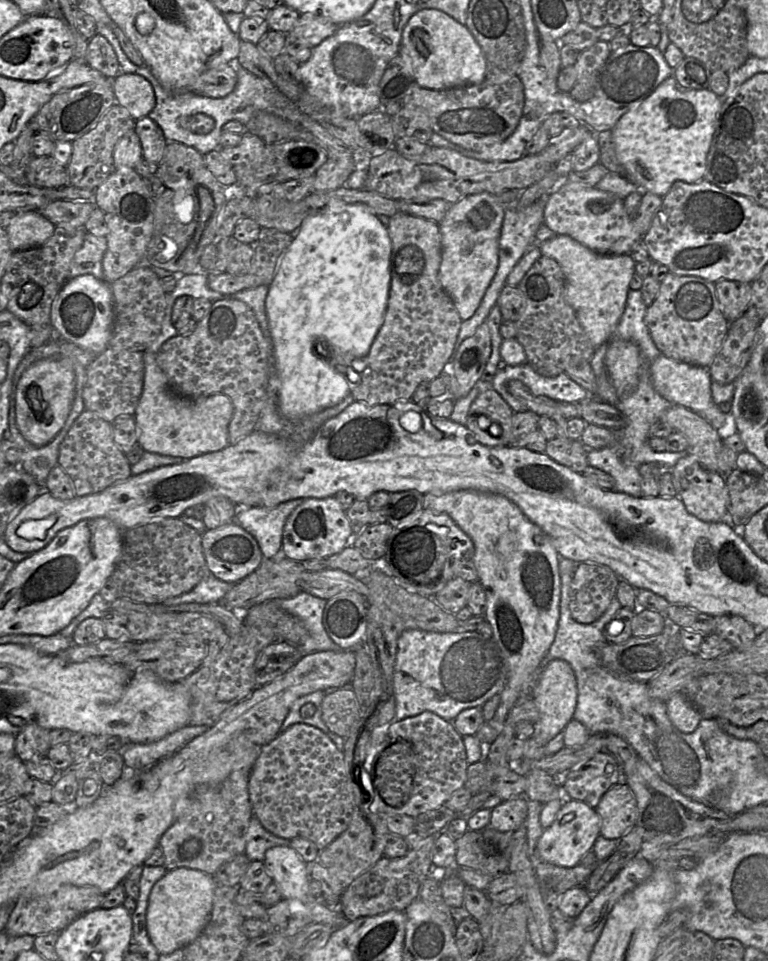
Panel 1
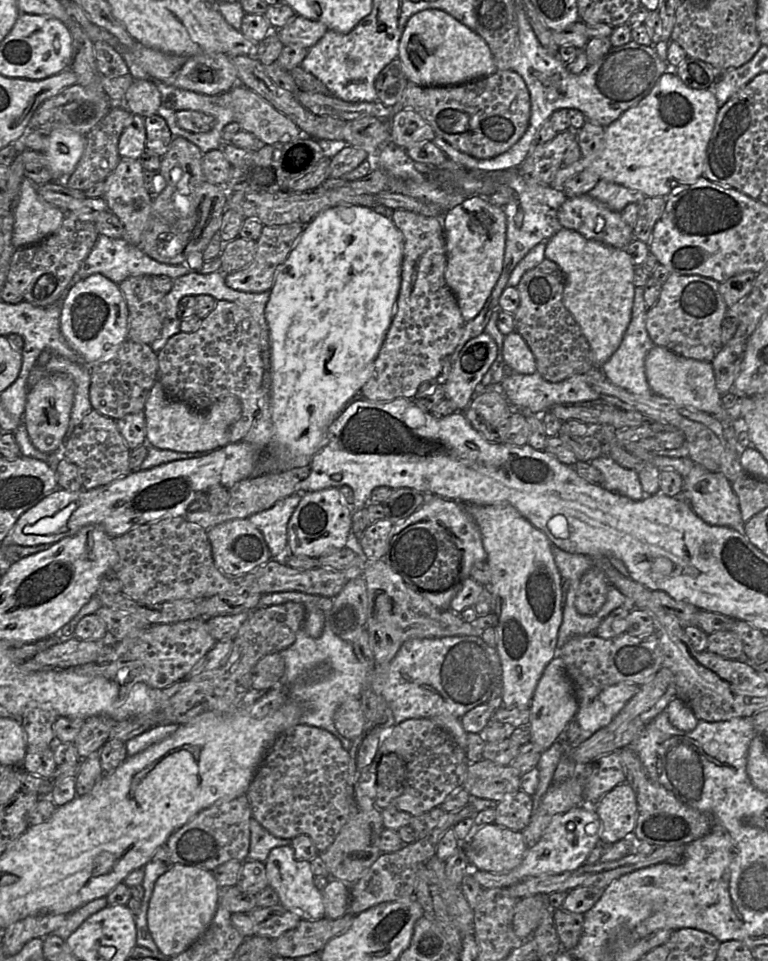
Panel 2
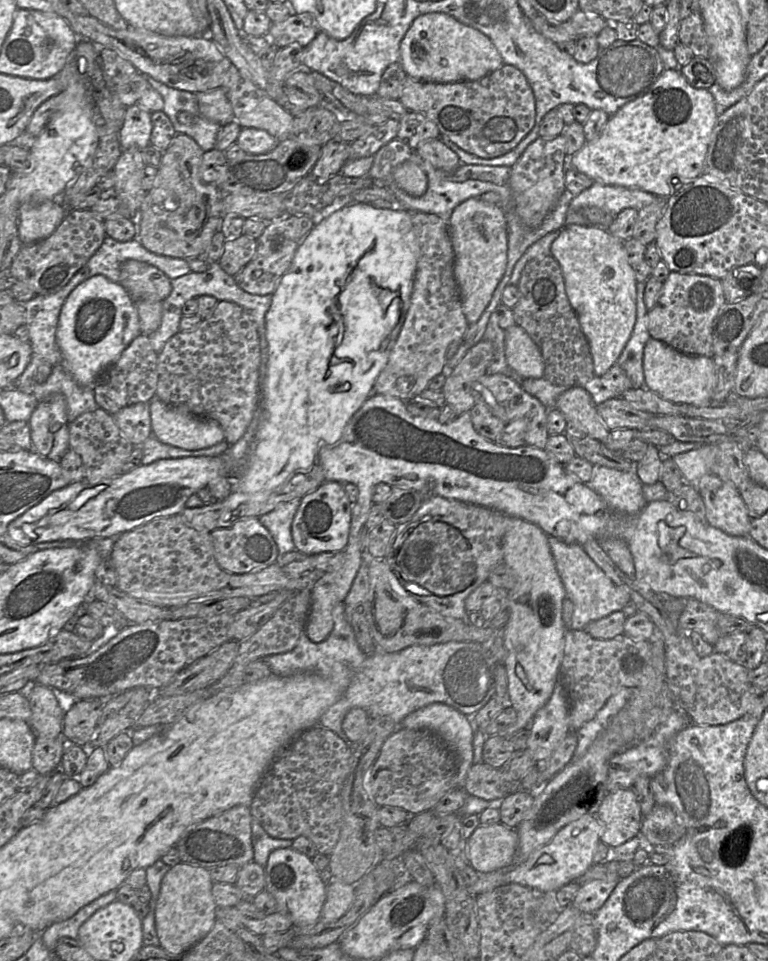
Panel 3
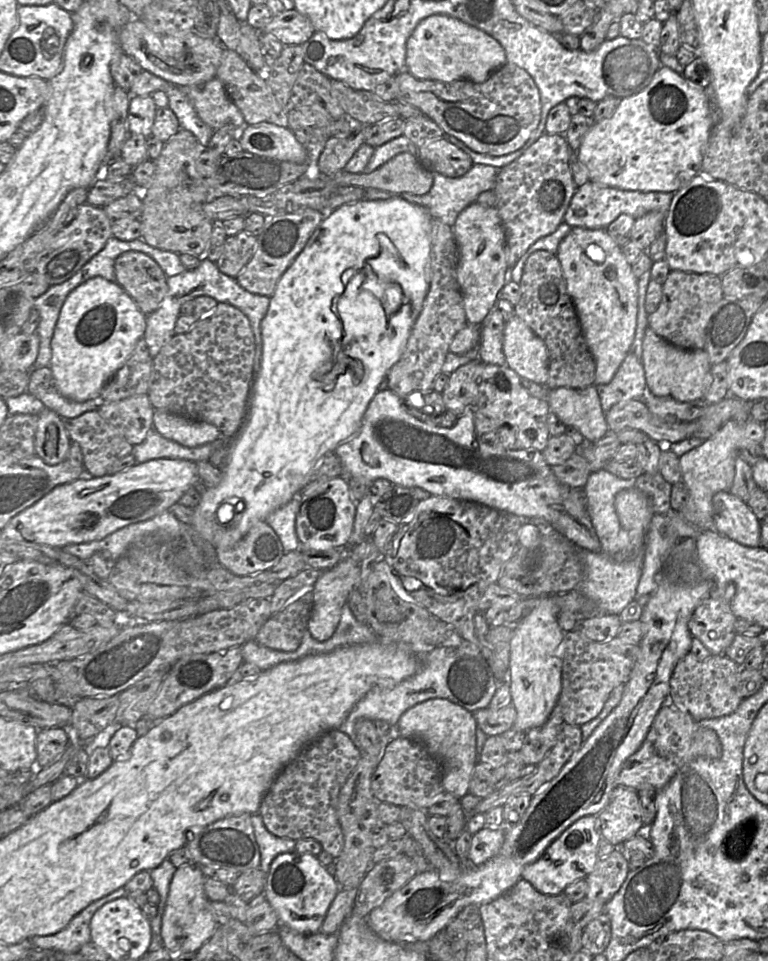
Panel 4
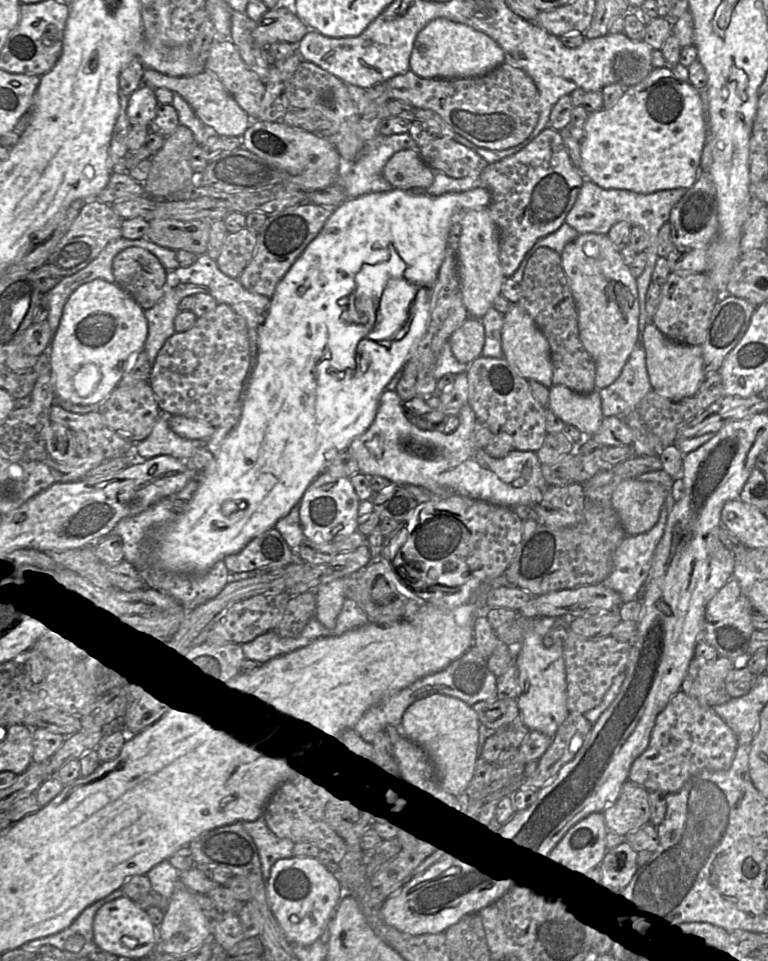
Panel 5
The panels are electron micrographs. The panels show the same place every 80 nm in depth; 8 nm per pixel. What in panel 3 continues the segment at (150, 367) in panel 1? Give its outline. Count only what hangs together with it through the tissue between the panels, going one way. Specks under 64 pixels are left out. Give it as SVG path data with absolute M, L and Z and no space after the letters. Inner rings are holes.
M156 397L149 402L149 410L152 436L164 444L200 450L225 441L223 429L215 420L167 405Z

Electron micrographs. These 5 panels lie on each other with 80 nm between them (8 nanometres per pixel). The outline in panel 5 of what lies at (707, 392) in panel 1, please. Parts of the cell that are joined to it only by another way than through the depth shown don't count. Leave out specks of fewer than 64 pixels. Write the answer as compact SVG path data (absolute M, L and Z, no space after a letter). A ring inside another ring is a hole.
M650 322L645 327L641 344L646 352L646 367L653 390L674 401L695 396L706 377L701 345L688 345L673 341Z

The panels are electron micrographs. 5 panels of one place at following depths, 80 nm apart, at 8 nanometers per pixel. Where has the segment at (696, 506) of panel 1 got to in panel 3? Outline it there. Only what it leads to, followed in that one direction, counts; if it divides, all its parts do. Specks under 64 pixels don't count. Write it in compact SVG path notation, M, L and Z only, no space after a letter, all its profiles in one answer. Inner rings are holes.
M708 473L699 480L698 493L709 525L732 536L748 536L752 518L736 487Z

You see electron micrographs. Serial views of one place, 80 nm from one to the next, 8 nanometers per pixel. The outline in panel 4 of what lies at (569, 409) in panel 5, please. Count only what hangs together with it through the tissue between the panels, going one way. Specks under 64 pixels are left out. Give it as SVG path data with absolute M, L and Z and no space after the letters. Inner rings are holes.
M594 385L584 389L554 388L548 391L547 402L565 425L576 428L587 442L603 438L609 428Z

